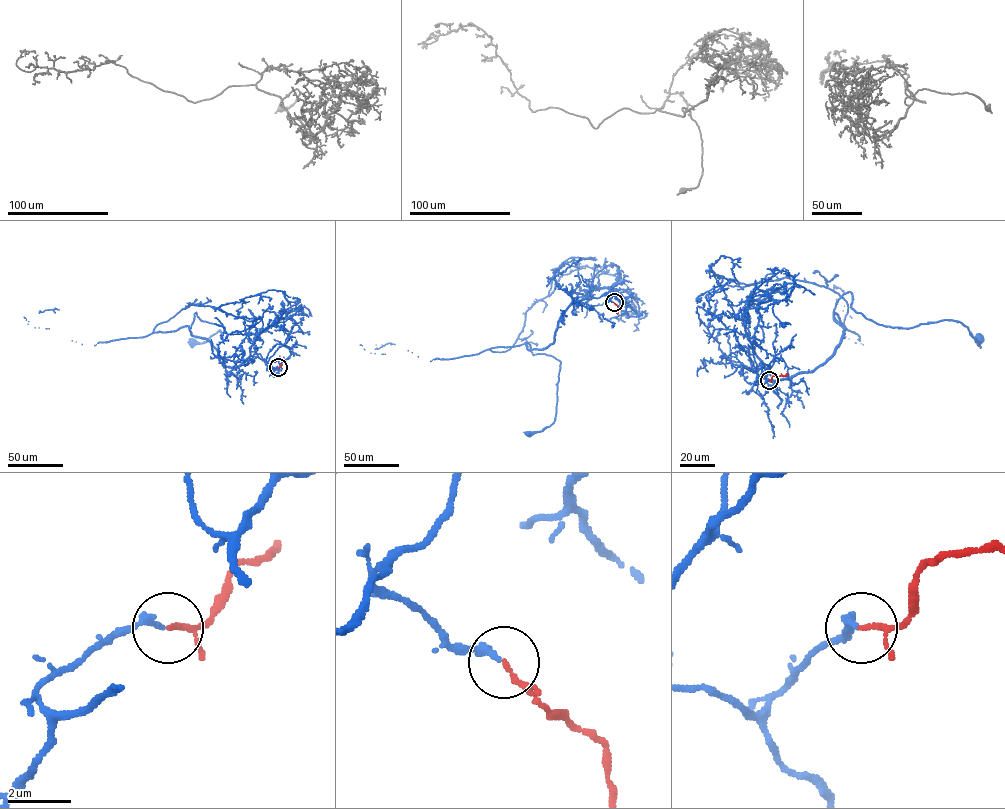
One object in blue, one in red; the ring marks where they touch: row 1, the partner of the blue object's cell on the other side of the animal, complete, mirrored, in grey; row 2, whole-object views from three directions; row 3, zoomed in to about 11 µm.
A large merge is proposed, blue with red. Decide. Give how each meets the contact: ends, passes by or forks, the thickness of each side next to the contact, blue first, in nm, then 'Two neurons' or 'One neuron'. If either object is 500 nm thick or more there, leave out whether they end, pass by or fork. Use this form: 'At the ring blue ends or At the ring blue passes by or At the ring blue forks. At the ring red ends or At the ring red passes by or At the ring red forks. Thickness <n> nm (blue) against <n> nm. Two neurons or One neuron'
At the ring blue ends. At the ring red passes by. Thickness 280 nm (blue) against 110 nm. One neuron

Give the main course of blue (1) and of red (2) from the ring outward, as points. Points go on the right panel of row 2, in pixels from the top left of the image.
1: (769, 379), (762, 361), (786, 379), (833, 354), (849, 292), (876, 323), (957, 321), (980, 340)
2: (769, 379), (787, 373)

